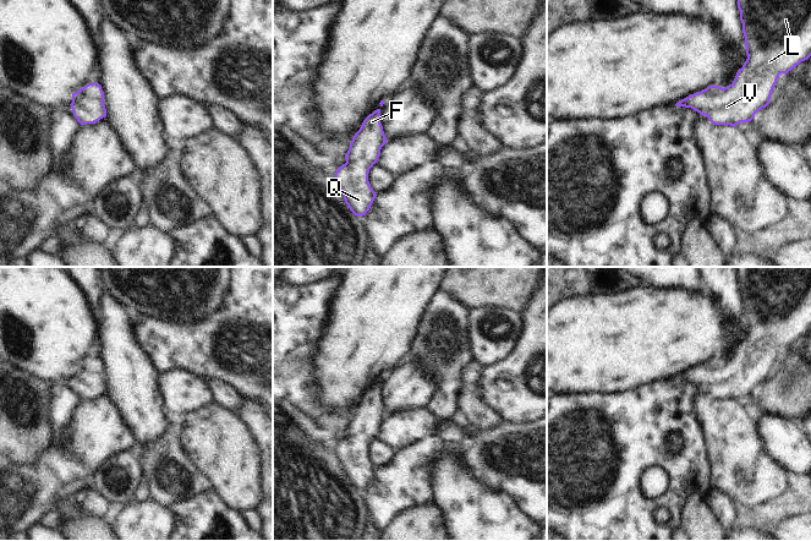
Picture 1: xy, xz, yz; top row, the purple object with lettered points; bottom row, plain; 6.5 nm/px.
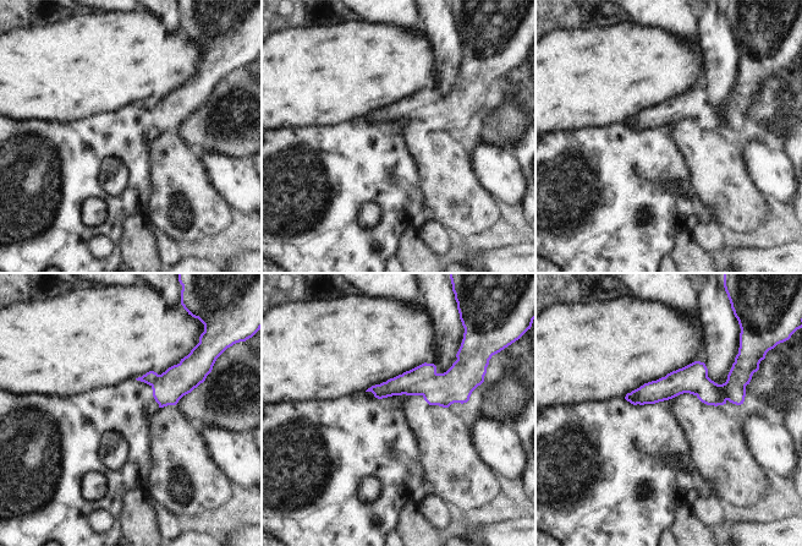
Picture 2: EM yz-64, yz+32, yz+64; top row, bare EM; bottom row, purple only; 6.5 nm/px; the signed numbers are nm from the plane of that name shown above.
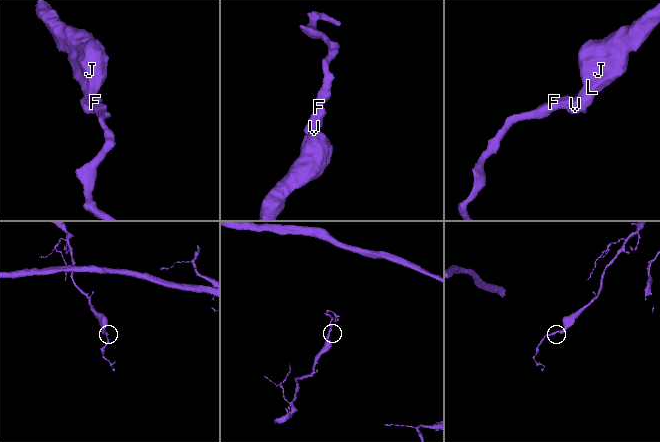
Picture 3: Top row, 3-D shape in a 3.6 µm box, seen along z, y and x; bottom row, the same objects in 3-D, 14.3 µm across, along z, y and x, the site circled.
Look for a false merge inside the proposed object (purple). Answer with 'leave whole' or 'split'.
leave whole

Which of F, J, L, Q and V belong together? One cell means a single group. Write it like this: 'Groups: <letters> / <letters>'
Groups: F J L Q V.

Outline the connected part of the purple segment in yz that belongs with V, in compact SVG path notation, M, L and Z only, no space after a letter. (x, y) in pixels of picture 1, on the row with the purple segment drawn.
M738 0L738 9L742 23L747 59L742 67L738 70L733 83L724 88L711 84L675 104L706 115L714 125L734 127L740 122L751 121L758 110L769 104L772 91L780 73L788 73L811 56L811 0Z

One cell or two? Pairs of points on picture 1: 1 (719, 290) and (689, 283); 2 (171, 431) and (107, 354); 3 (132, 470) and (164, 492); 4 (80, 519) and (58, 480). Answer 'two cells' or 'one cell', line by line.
1: two cells
2: two cells
3: two cells
4: two cells

